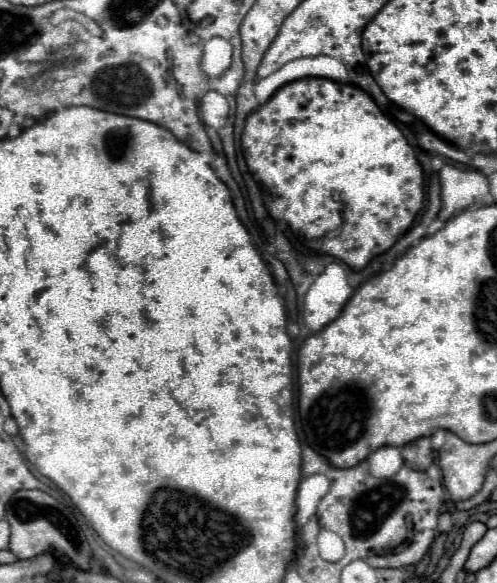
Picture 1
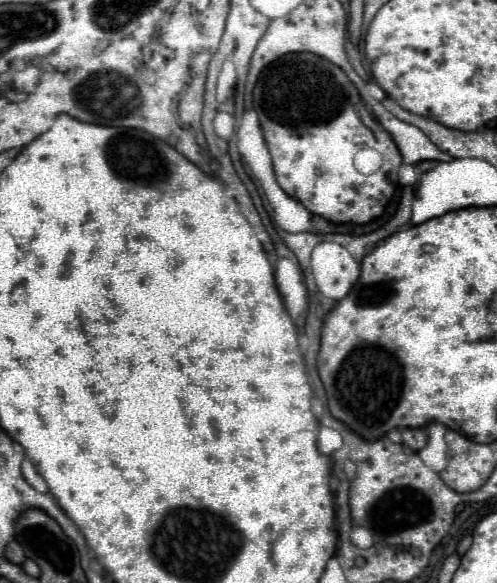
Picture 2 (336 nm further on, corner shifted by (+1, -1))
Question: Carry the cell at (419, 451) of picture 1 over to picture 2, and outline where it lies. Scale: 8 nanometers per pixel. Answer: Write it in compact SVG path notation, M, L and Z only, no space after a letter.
M402 429L400 433L402 433L402 443L412 451L420 451L428 441L426 429Z

